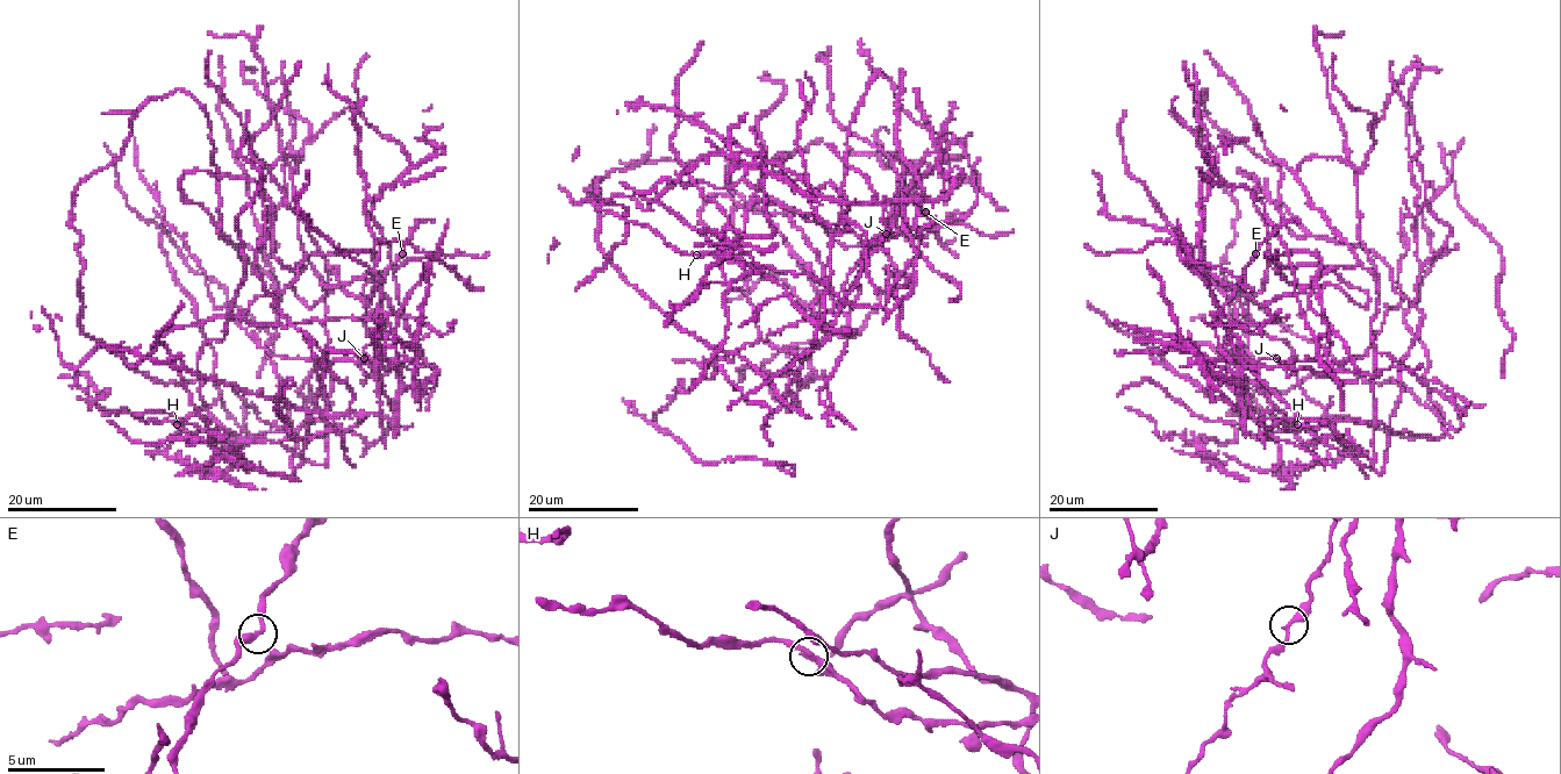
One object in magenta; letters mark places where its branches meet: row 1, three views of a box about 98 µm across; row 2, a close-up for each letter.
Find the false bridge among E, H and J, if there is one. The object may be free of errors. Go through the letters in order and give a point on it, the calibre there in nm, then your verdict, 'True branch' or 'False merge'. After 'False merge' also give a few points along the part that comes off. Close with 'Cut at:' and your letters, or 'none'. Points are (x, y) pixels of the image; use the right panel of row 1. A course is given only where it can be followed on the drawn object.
E: Place: (1255, 253). Thickness 300 nm. True branch
H: Place: (1297, 424). Thickness 280 nm. True branch
J: Place: (1276, 358). Thickness 280 nm. True branch
Cut at: none

